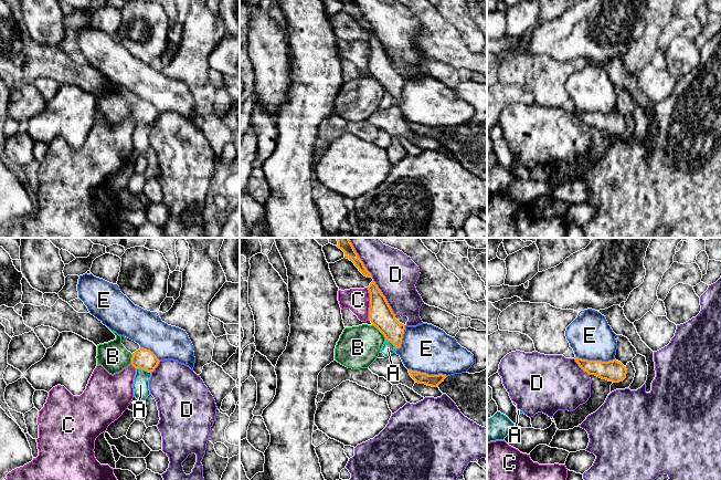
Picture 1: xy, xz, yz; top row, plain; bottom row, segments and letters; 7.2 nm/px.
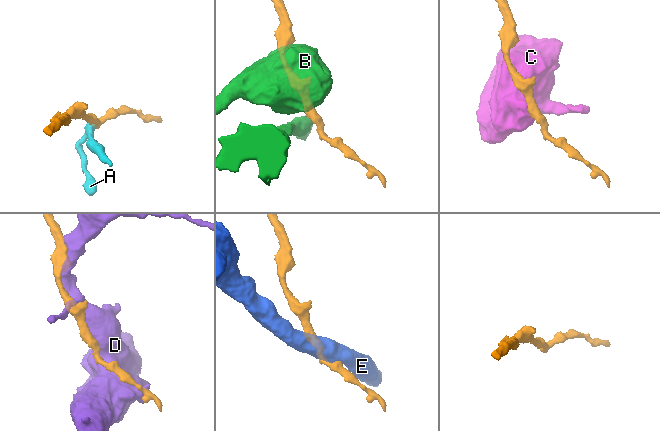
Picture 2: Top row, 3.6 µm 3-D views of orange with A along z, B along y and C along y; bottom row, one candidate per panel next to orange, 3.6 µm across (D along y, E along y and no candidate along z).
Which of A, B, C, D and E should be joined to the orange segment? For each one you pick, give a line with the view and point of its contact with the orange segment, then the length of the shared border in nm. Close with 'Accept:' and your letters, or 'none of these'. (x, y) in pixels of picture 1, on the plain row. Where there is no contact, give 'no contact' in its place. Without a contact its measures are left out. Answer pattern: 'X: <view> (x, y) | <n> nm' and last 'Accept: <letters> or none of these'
Accept: none of these

